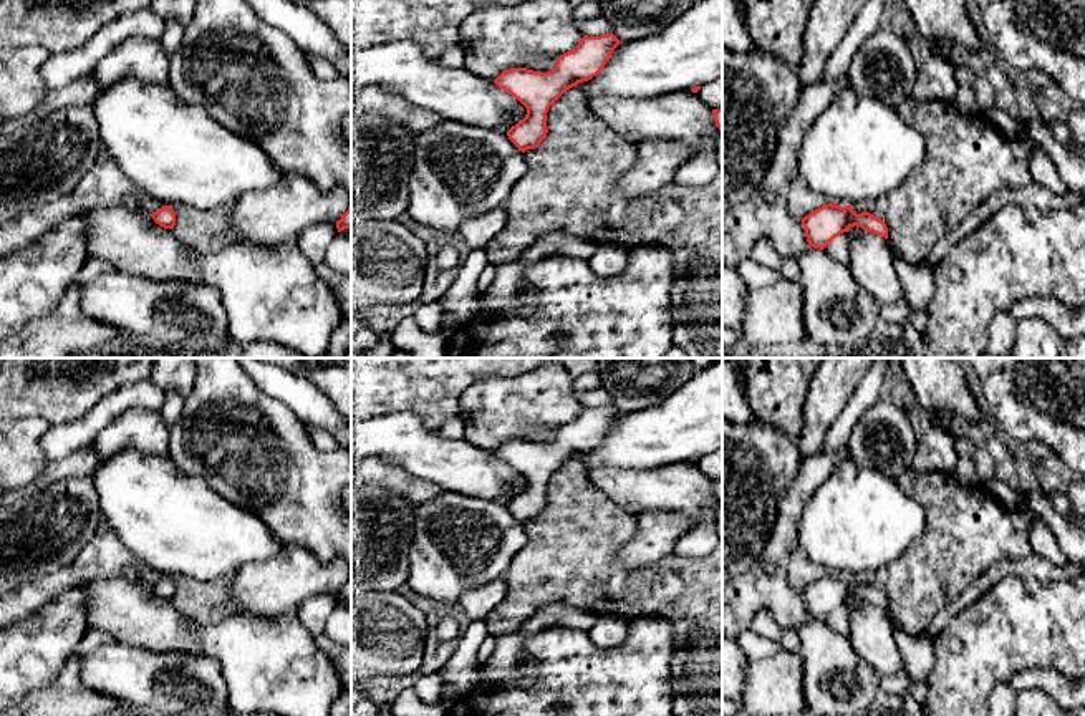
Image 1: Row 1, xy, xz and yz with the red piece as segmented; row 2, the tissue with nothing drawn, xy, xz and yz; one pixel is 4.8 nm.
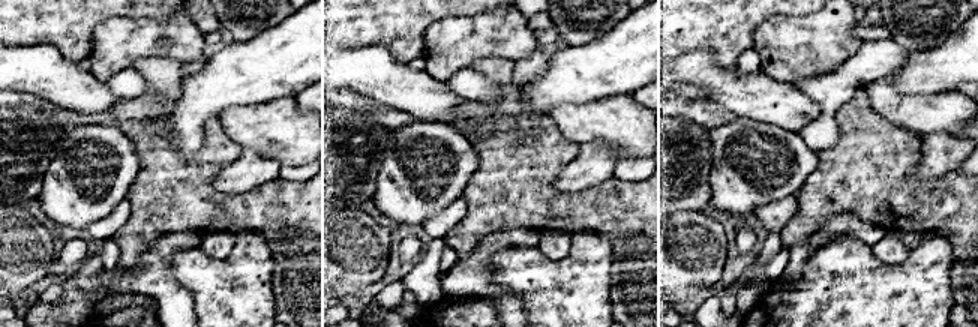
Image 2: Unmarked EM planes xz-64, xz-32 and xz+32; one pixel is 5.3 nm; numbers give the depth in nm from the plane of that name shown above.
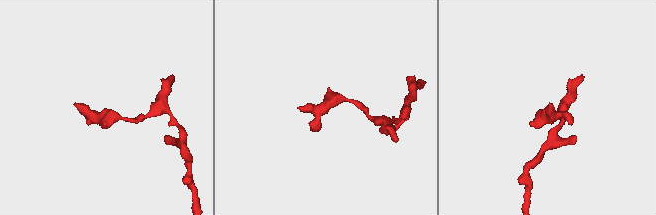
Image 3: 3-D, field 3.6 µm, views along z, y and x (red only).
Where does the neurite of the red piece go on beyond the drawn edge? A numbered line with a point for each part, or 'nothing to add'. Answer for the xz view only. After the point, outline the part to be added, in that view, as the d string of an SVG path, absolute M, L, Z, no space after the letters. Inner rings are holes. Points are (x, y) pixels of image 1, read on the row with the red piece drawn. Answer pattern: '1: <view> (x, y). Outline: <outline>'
nothing to add

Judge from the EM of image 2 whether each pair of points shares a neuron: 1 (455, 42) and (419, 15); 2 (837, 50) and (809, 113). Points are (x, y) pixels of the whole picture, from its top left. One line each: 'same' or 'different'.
1: different
2: different

